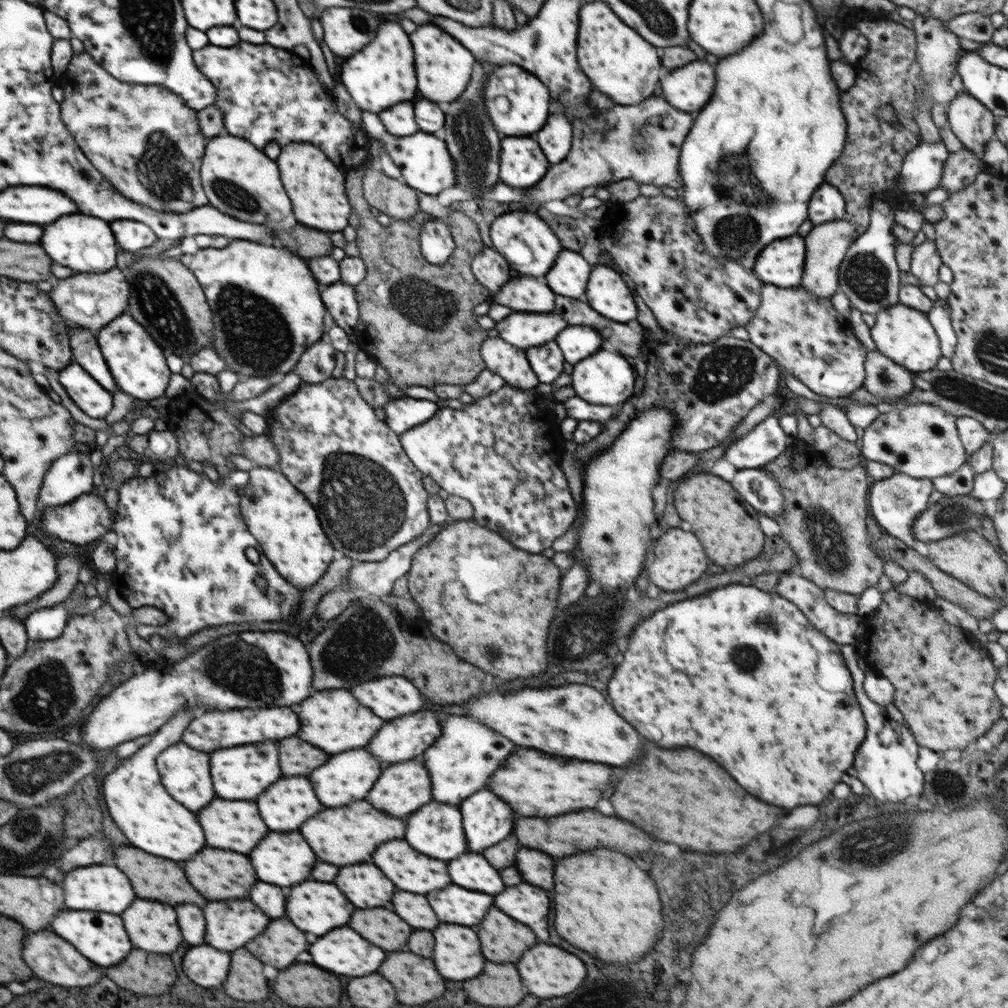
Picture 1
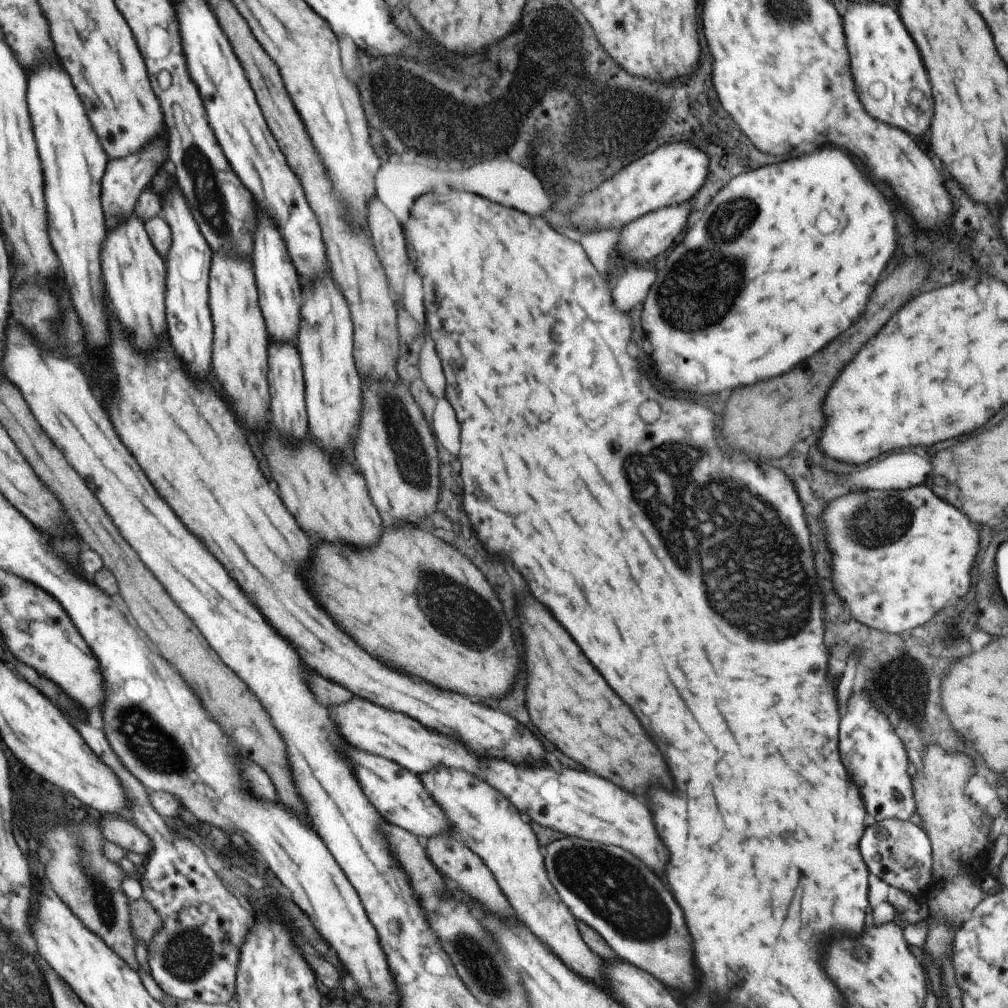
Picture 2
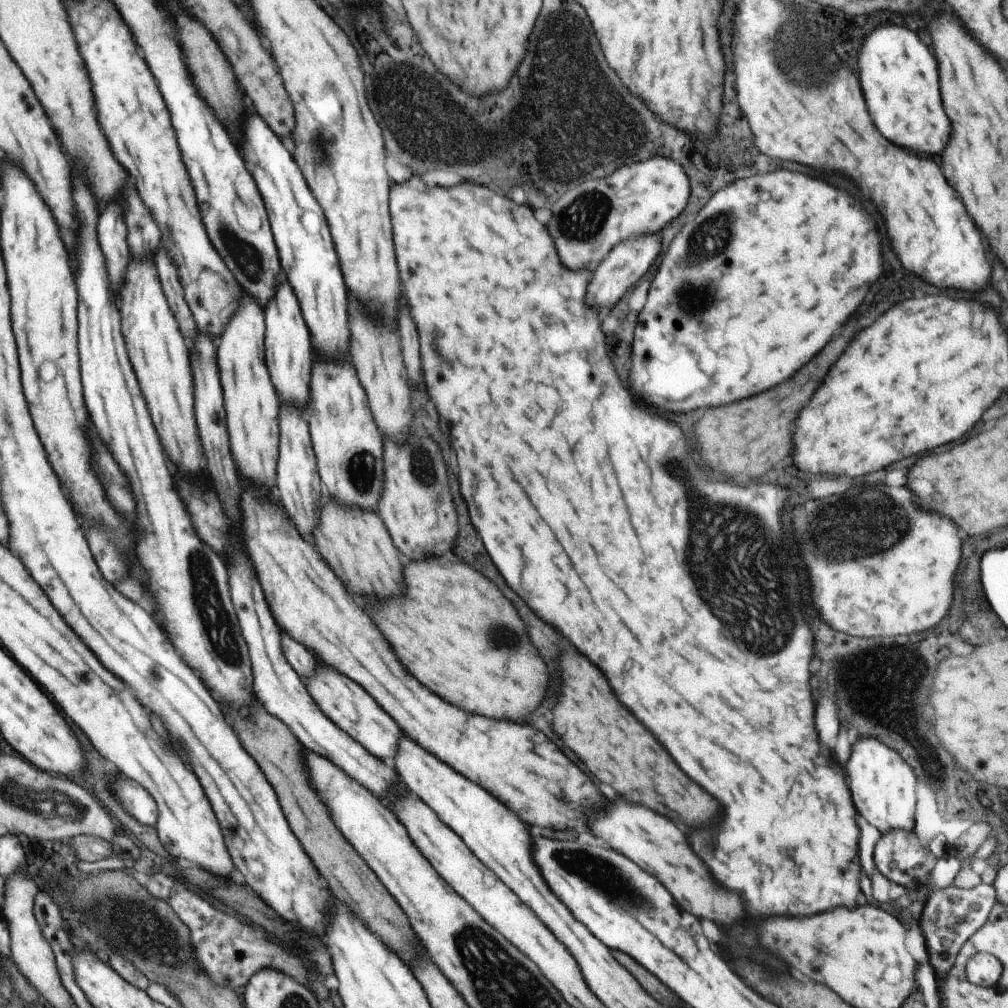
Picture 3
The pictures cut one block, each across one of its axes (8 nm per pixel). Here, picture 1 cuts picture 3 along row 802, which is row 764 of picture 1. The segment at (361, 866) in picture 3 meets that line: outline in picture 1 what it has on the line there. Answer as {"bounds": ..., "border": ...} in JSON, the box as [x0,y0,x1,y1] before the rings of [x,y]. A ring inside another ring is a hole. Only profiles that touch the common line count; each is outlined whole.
{"bounds":[278,738,330,776],"border":[[[286,738],[284,742],[280,742],[278,750],[282,772],[292,776],[308,776],[330,758],[324,750],[314,748],[300,738]]]}

